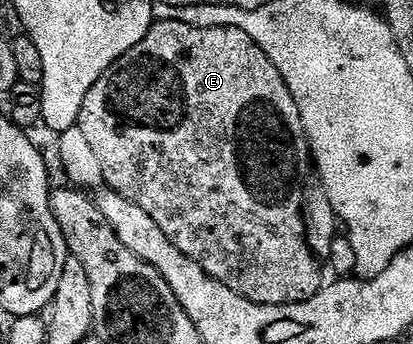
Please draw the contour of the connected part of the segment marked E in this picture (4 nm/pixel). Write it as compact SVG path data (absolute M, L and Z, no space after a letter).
M161 19L152 22L149 33L145 33L145 37L141 37L141 41L137 41L137 45L133 45L133 49L129 49L129 53L122 55L96 81L93 89L89 89L89 93L81 105L81 113L79 114L77 125L81 129L81 133L85 133L85 138L89 141L89 146L91 146L97 158L101 161L104 184L110 190L116 191L121 197L125 197L129 201L141 205L141 209L145 209L145 213L149 213L149 217L153 217L153 221L157 221L157 225L161 225L161 233L165 233L165 237L169 237L169 241L173 245L177 245L177 249L181 249L181 253L185 253L185 257L189 257L195 263L199 263L201 269L205 269L205 273L209 273L209 277L221 281L221 285L233 289L233 293L237 293L254 303L277 305L280 307L286 303L304 303L305 301L309 301L309 297L316 295L325 286L323 271L319 268L322 267L320 260L316 259L314 253L309 249L307 238L305 237L305 225L303 224L303 193L305 183L302 183L299 178L306 173L307 167L309 171L313 160L311 157L311 148L307 142L307 134L301 121L301 113L293 101L293 93L289 93L289 85L285 85L281 73L277 73L277 65L273 65L273 61L269 61L267 54L257 45L257 41L253 41L253 37L249 37L249 33L245 33L236 27L198 27L197 25L185 25L185 21L165 21Z

